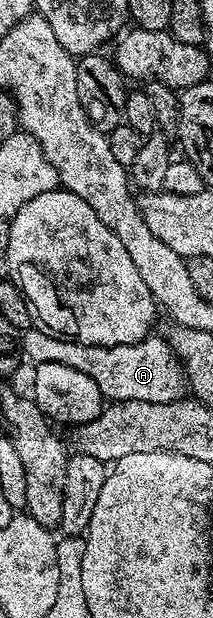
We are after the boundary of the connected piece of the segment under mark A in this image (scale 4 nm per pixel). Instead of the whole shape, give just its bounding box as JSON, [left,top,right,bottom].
[22,328,186,404]

